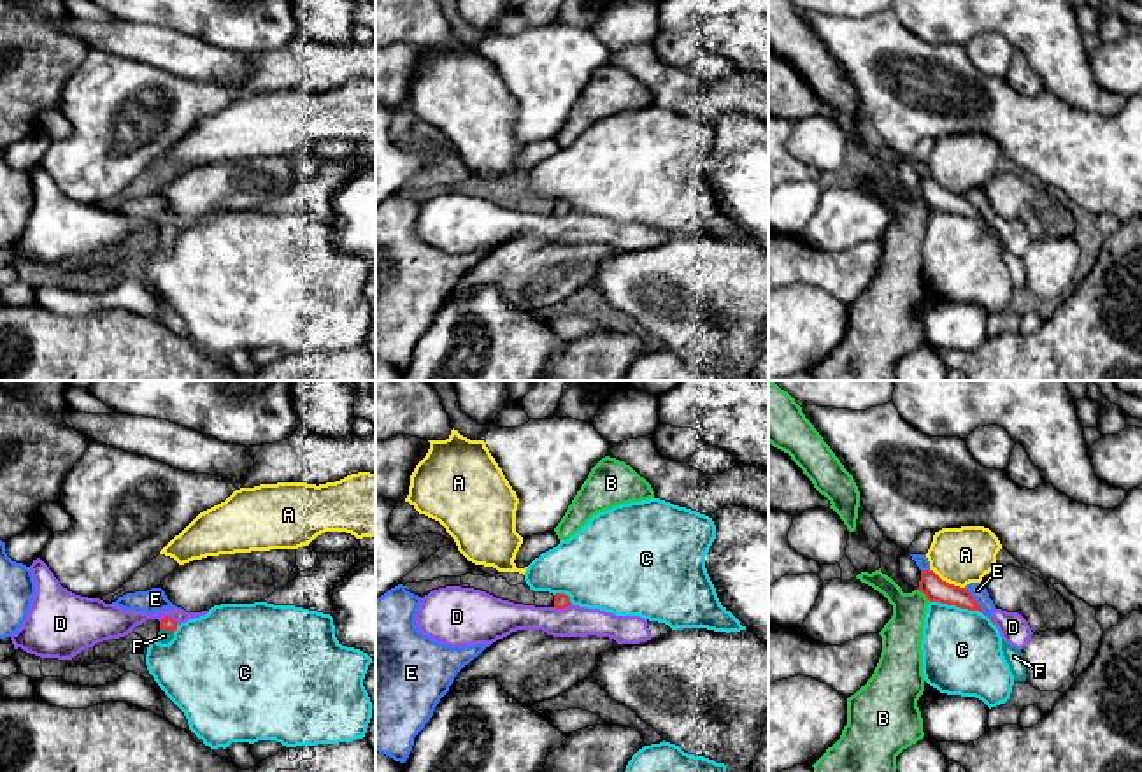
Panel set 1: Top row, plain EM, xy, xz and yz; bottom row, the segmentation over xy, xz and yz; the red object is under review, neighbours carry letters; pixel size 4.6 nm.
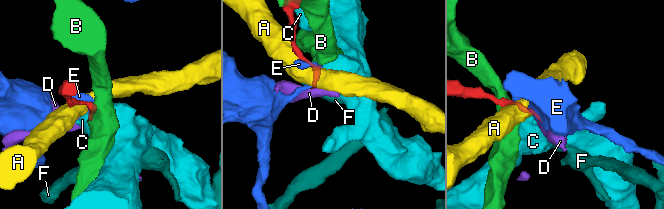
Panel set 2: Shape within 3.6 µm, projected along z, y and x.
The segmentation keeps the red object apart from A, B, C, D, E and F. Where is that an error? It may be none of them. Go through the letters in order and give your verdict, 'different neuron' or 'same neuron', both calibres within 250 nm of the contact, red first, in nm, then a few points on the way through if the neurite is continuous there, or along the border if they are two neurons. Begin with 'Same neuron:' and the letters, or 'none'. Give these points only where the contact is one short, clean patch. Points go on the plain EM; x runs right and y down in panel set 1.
Same neuron: F
A: different neuron | 110/260 nm
B: different neuron | 110/180 nm | along yz (918, 195), (930, 207)
C: different neuron | 110/360 nm | along yz (930, 207), (977, 216), (993, 232)
D: different neuron | 60/150 nm | along xy (160, 227), (169, 223), (178, 230)
E: different neuron | 110/70 nm
F: same neuron | 60/60 nm | across xy (167, 230), (167, 235), (164, 243)

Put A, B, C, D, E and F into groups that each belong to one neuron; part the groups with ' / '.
A / B / C / D / E / F

